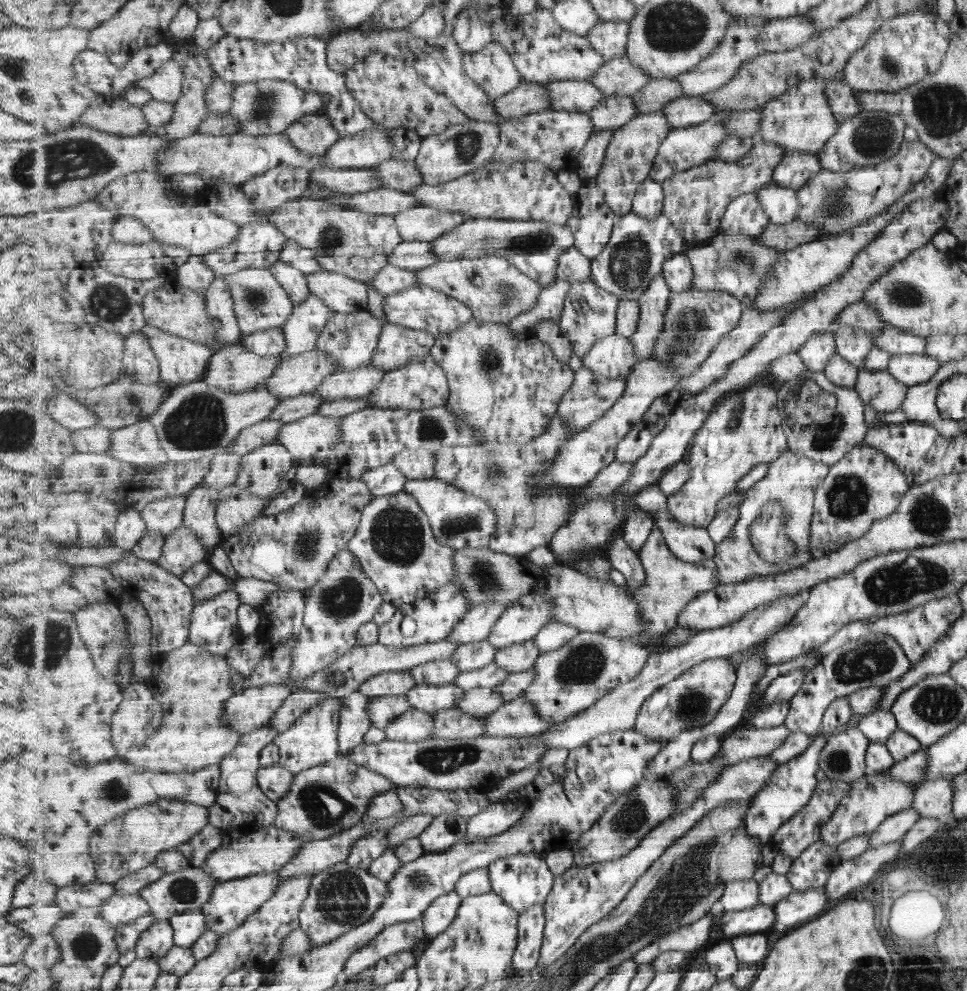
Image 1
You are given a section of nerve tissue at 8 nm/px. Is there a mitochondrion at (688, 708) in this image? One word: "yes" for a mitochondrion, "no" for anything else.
yes

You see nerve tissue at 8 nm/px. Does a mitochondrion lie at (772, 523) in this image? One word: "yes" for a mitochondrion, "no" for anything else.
yes

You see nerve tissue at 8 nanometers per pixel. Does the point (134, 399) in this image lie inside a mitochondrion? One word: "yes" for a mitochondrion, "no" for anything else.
yes

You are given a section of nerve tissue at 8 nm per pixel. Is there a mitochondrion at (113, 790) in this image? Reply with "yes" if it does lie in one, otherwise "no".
yes

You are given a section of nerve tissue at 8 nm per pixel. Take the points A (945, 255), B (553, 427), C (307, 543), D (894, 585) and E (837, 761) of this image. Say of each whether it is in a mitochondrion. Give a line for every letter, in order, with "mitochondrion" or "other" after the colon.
A: other
B: other
C: mitochondrion
D: mitochondrion
E: mitochondrion

